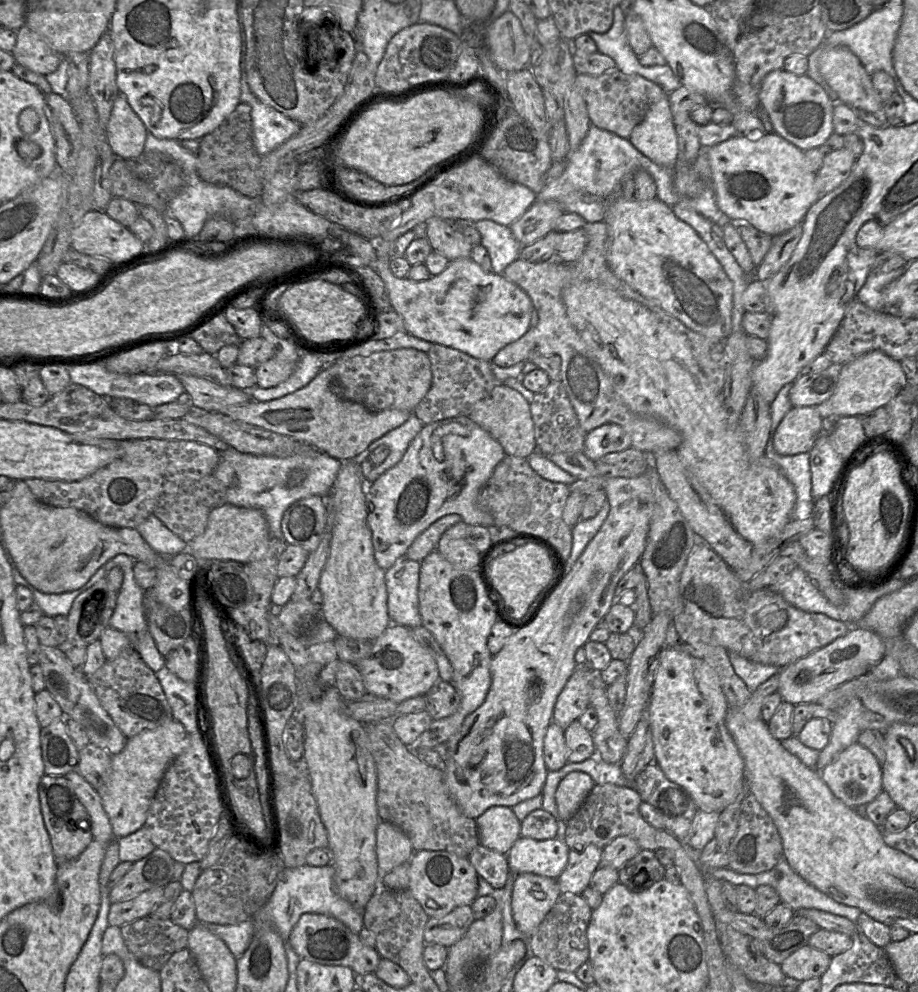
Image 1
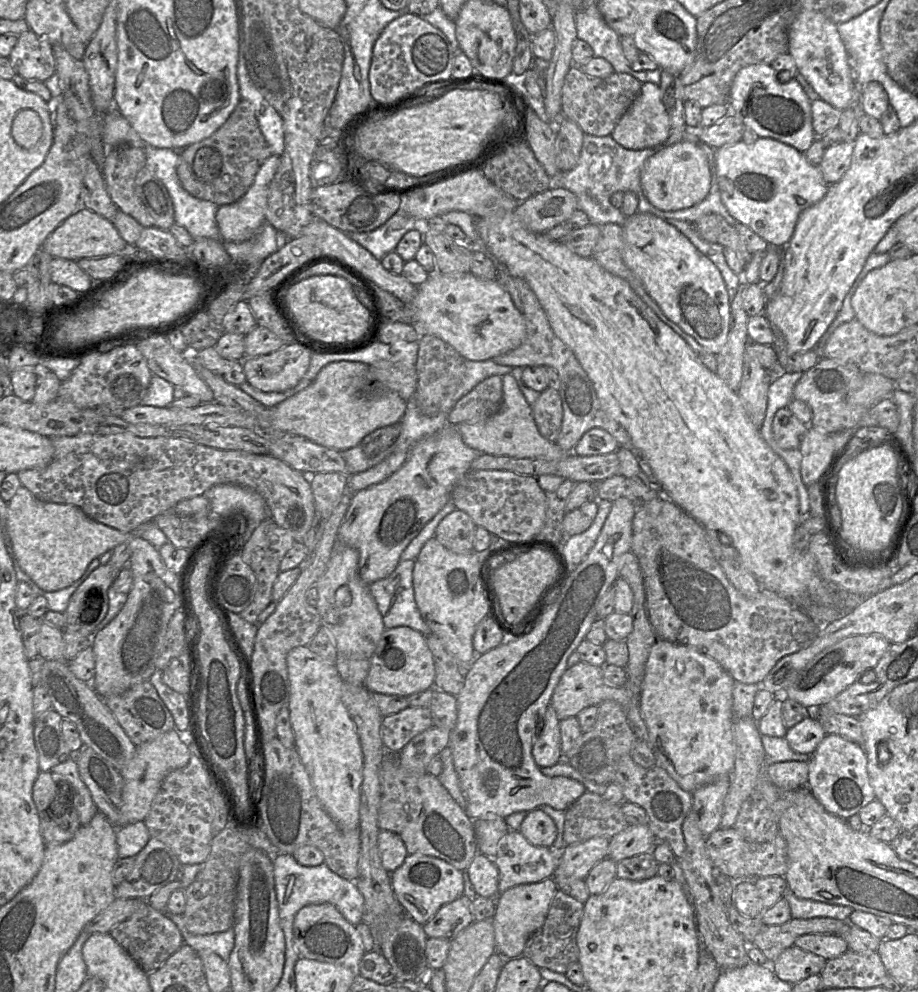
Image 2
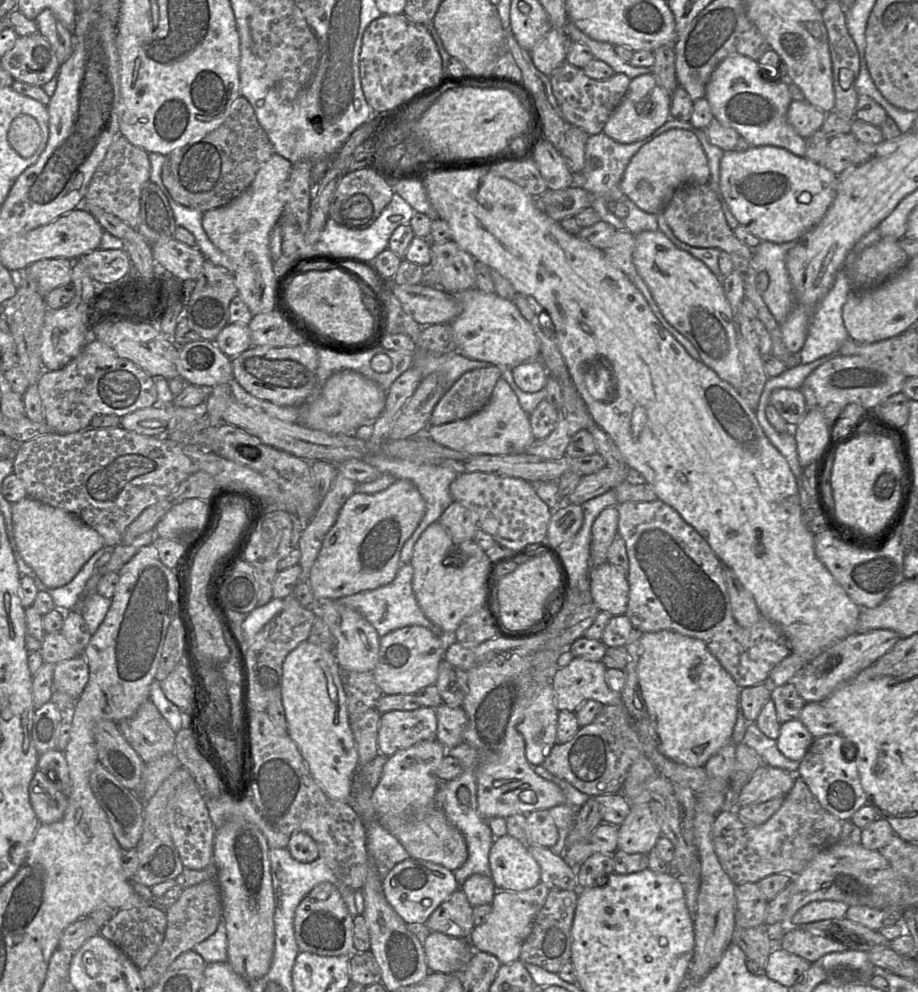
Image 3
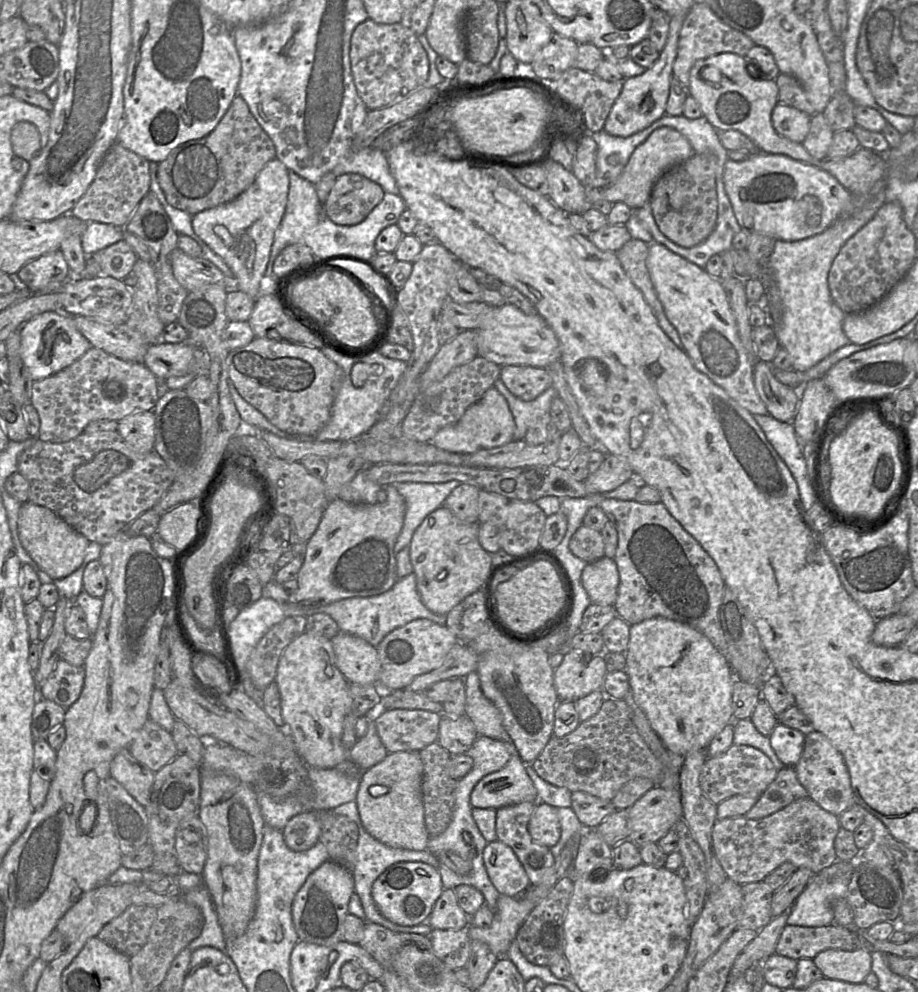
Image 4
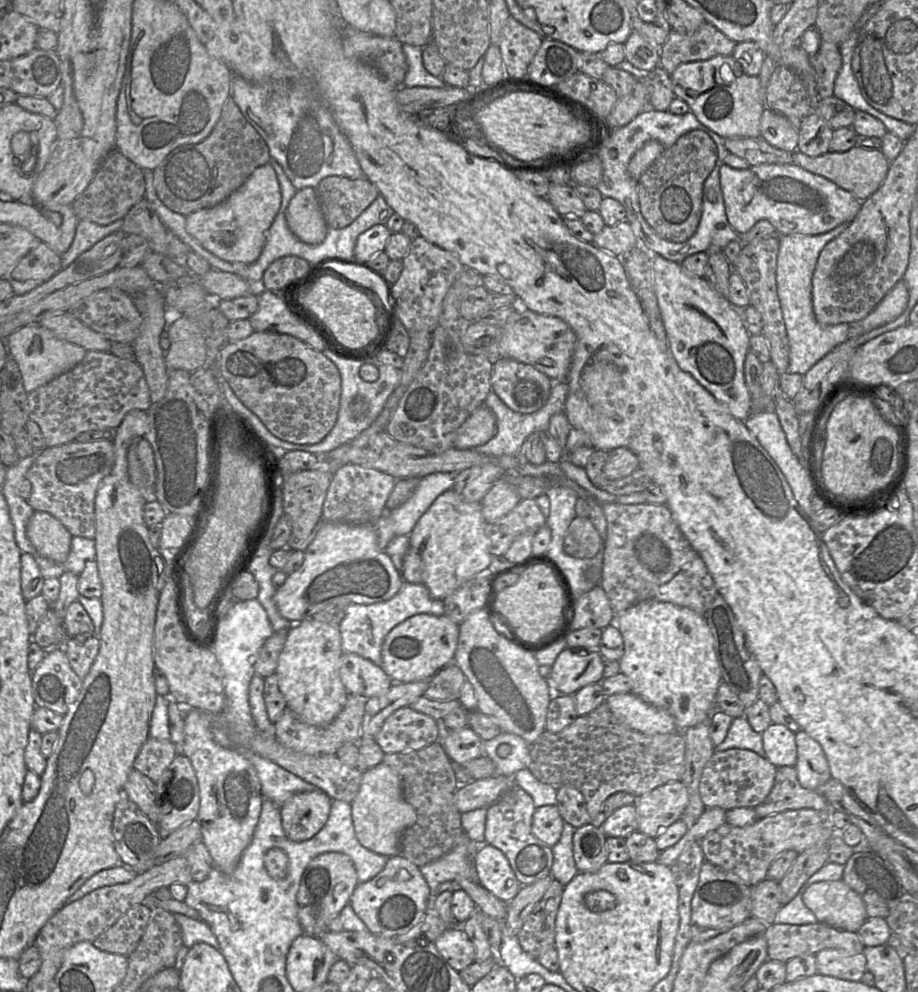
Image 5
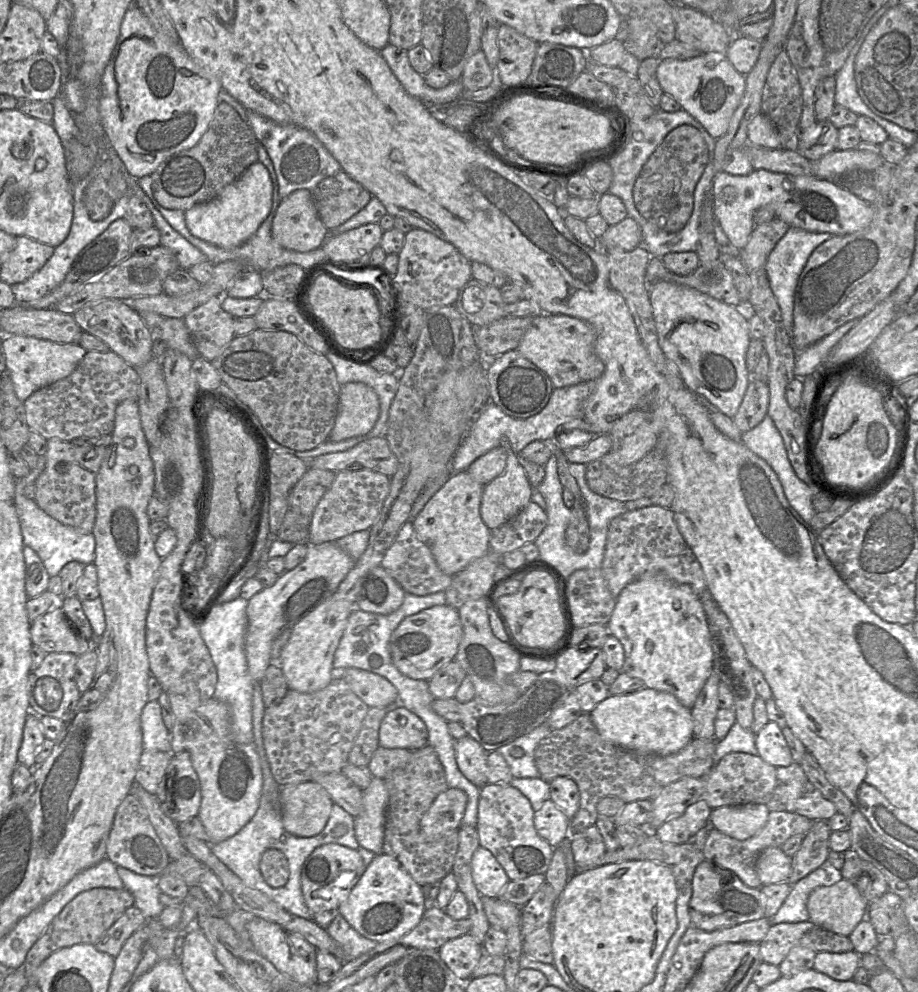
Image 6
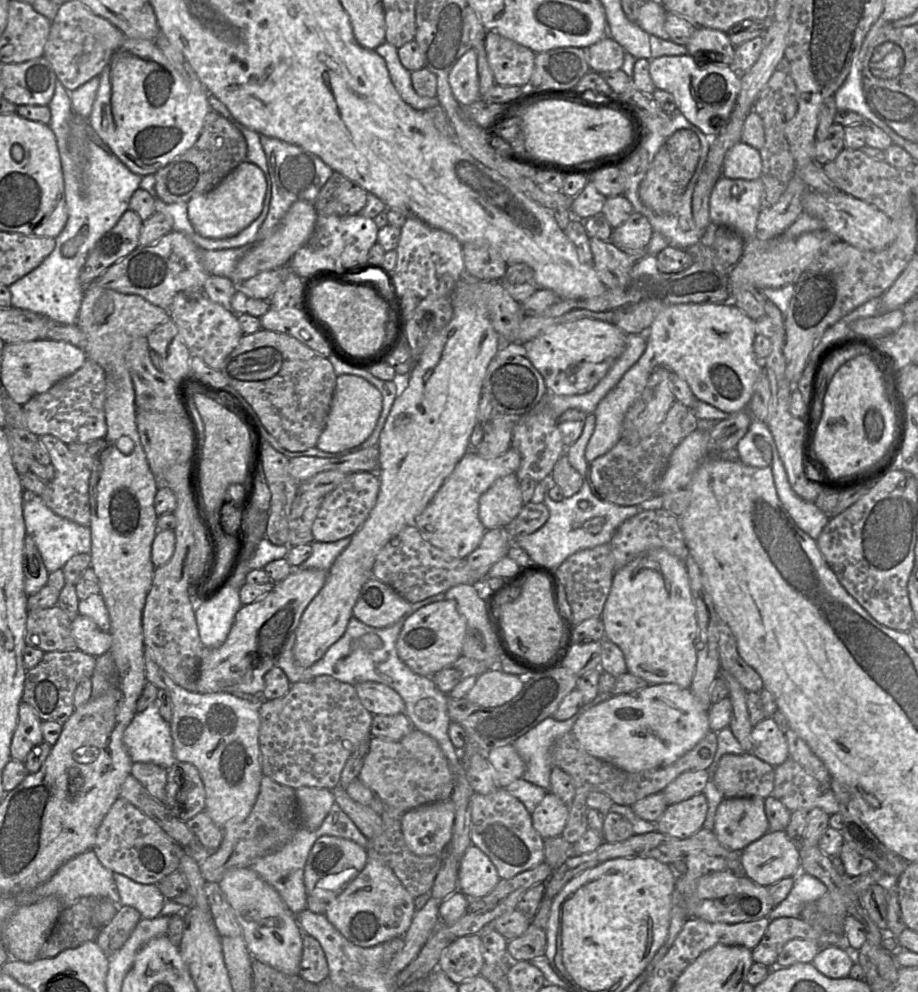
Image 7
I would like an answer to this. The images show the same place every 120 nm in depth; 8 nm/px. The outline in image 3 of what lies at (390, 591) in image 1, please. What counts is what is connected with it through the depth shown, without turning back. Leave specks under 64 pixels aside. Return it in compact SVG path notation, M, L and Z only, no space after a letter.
M410 563L402 564L395 578L390 583L335 600L361 613L373 625L380 637L396 629L412 625L424 626L435 635L445 636L444 631L432 623L420 609L412 589L413 572L414 570Z

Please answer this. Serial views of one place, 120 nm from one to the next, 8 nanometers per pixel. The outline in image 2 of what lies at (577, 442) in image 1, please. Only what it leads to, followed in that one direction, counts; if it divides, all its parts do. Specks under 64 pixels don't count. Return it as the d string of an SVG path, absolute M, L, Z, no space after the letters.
M547 387L540 392L531 405L532 415L537 429L548 441L556 441L562 424L563 409L559 390Z

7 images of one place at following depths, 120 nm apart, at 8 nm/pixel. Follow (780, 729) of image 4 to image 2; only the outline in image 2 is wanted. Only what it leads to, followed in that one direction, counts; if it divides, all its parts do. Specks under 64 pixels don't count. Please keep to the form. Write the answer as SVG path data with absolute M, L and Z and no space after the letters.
M811 715L787 729L784 738L794 751L811 755L825 736L819 721Z

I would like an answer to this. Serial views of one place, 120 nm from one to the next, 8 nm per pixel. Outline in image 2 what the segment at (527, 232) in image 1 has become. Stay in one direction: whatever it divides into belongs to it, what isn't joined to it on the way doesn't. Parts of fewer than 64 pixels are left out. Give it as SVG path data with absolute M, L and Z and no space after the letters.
M559 187L519 202L514 213L530 232L543 234L566 222L577 209L577 197L569 190Z

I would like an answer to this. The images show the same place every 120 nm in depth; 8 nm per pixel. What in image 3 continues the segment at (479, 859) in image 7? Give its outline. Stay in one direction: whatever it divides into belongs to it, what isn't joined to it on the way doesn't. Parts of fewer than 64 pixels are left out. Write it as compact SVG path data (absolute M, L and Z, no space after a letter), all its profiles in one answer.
M509 834L494 840L489 867L497 891L520 892L540 883L540 866L528 849Z

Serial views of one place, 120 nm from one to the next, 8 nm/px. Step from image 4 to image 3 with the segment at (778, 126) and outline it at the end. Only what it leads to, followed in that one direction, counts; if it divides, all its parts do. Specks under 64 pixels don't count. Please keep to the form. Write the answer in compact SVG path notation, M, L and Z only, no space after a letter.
M806 100L792 101L787 112L787 120L803 138L821 129L827 113Z

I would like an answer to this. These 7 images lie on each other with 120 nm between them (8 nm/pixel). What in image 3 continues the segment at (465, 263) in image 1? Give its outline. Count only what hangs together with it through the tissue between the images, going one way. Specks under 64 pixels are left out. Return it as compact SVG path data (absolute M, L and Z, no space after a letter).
M476 287L460 291L454 296L459 301L460 313L450 323L450 327L457 349L464 356L502 368L537 361L540 357L539 339L512 301L496 293L486 294Z

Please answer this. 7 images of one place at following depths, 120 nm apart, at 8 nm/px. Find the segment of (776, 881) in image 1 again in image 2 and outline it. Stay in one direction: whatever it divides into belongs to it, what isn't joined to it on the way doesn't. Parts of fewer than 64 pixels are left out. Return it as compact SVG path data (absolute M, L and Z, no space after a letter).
M789 890L785 892L784 898L789 903L791 917L794 919L833 918L848 921L850 914L854 910L850 906L798 898Z

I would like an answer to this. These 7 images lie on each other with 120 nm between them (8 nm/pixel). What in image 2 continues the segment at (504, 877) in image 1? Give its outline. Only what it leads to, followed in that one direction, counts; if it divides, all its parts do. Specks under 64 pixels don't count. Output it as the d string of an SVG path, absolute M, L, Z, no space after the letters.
M478 852L466 871L477 896L495 899L499 895L499 871L493 858Z

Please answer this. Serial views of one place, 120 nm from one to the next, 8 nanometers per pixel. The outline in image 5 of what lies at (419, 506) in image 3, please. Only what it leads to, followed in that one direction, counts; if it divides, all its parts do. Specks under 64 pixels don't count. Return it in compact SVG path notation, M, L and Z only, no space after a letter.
M322 521L305 550L302 565L287 574L273 599L280 615L295 624L331 603L372 604L387 601L400 590L403 582L390 556L379 548L377 532L372 524Z

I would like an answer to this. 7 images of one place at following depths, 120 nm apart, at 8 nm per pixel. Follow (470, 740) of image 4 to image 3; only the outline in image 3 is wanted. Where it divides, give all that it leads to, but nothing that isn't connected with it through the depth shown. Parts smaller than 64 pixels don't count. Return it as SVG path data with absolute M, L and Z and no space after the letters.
M442 703L435 710L437 715L436 739L446 749L452 749L463 743L463 733L468 724L464 709Z

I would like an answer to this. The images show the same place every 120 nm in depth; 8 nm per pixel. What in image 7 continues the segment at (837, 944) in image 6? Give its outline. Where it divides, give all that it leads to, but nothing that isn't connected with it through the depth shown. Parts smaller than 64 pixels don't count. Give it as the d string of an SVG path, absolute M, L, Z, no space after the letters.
M780 917L771 920L762 939L752 950L755 963L777 967L783 946L792 939L811 940L820 945L819 933L800 917Z

